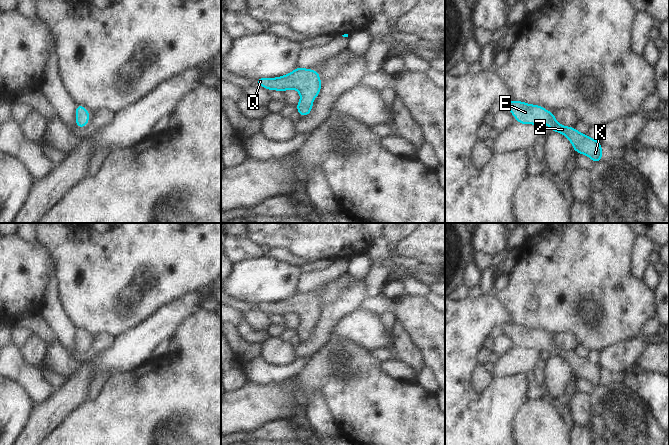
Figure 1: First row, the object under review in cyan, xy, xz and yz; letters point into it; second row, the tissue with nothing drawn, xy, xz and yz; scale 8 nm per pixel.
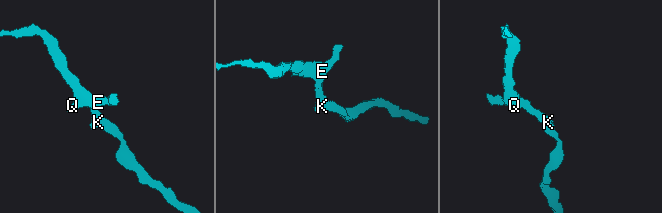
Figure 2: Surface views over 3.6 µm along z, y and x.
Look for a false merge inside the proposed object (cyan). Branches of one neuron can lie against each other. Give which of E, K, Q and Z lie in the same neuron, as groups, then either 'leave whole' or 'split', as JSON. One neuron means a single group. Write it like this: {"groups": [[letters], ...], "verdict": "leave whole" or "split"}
{"groups": [["E", "K", "Q", "Z"]], "verdict": "leave whole"}

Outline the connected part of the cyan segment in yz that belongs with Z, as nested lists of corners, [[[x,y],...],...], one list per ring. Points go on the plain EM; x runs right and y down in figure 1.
[[[510,324],[505,326],[505,329],[506,334],[514,338],[517,346],[535,349],[545,346],[551,355],[565,359],[571,365],[573,373],[577,377],[587,379],[594,387],[602,384],[602,371],[599,364],[594,364],[589,362],[588,359],[579,357],[574,351],[560,349],[556,345],[553,335],[547,336],[545,331],[530,329],[521,325]]]

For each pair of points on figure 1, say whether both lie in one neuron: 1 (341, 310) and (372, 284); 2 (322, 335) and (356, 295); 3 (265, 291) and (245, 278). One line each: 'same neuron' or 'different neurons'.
1: different neurons
2: same neuron
3: same neuron

